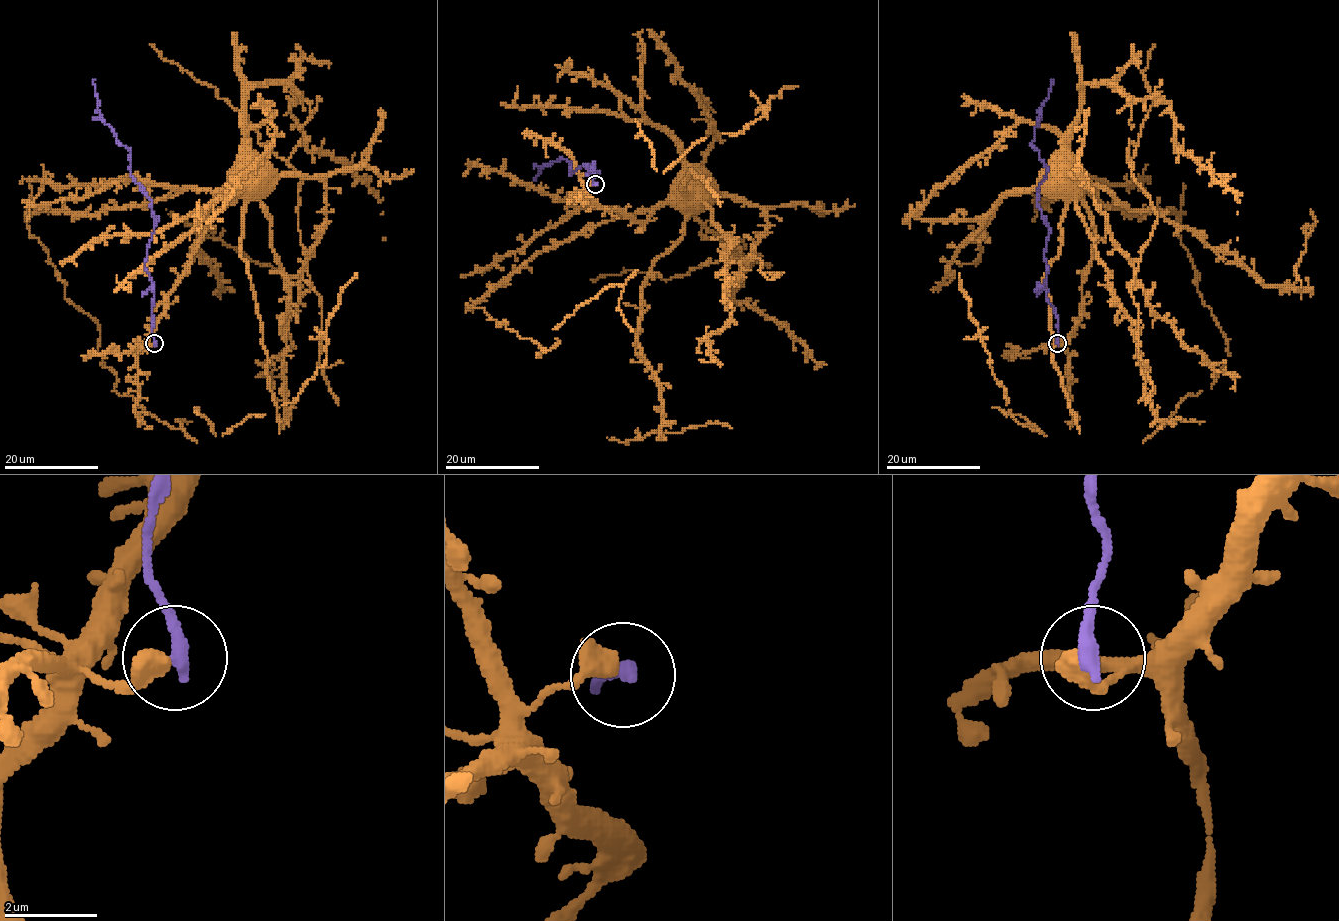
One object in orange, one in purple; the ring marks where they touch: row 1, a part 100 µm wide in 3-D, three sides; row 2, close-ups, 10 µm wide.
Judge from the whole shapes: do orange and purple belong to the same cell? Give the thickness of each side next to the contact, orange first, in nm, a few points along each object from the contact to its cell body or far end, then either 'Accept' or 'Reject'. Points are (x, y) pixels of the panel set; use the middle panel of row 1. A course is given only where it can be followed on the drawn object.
Thickness 500 nm (orange) against 360 nm. Course of orange: (594, 184), (585, 189), (599, 206), (616, 208), (631, 220), (644, 222), (685, 177), (691, 175), (691, 181). Course of purple: (596, 184), (594, 174), (586, 173), (594, 176), (592, 163), (572, 174), (564, 160), (539, 168), (535, 181). Reject

